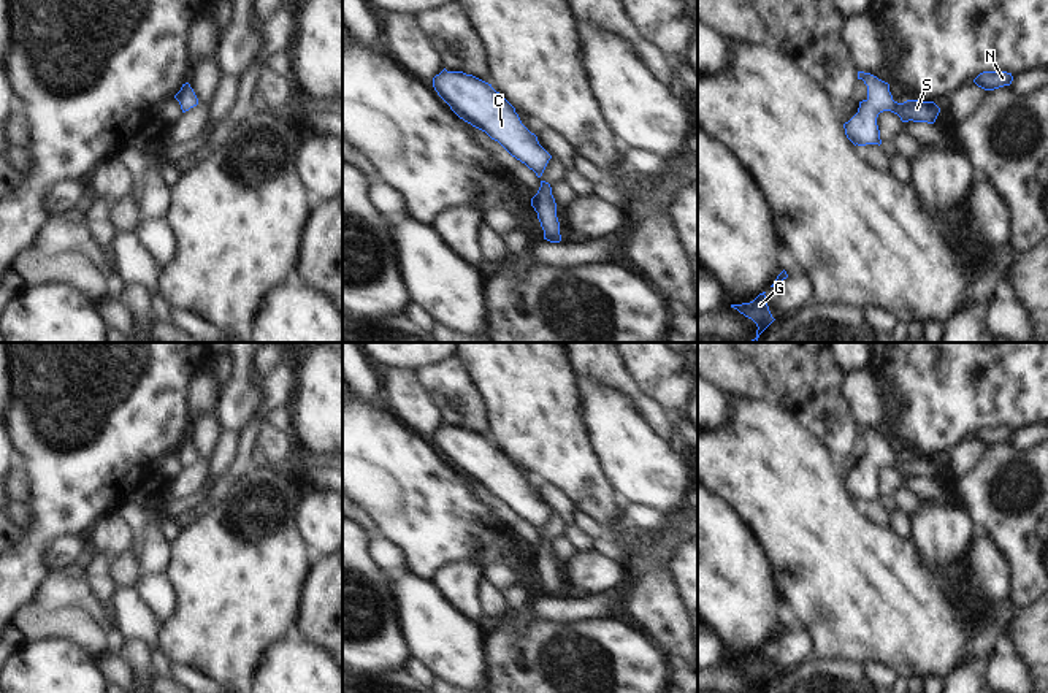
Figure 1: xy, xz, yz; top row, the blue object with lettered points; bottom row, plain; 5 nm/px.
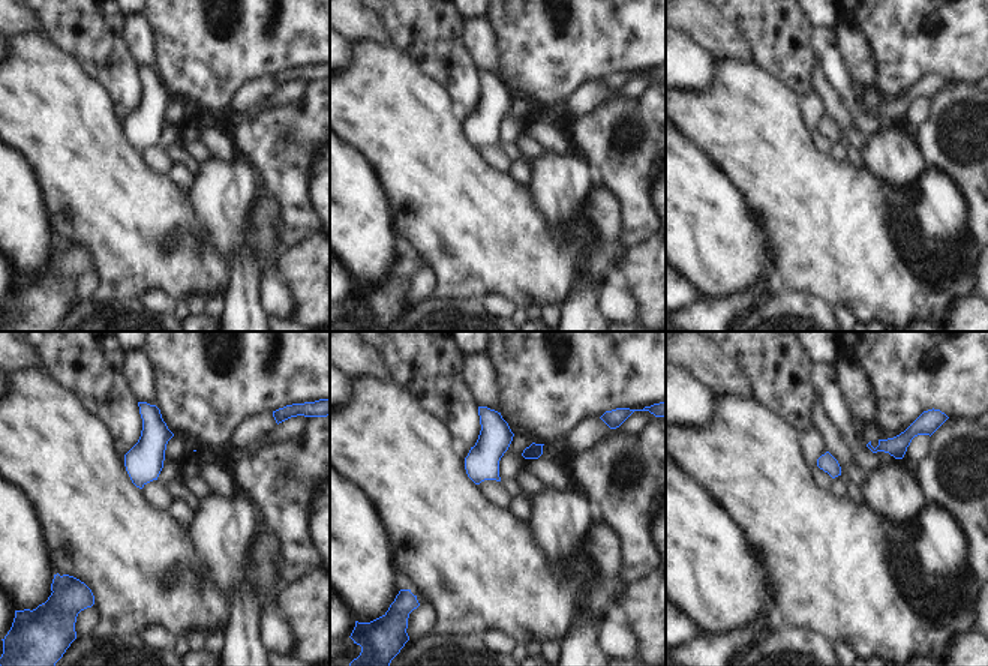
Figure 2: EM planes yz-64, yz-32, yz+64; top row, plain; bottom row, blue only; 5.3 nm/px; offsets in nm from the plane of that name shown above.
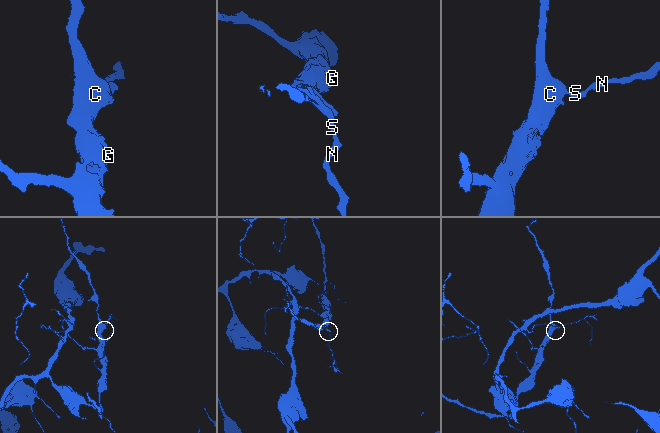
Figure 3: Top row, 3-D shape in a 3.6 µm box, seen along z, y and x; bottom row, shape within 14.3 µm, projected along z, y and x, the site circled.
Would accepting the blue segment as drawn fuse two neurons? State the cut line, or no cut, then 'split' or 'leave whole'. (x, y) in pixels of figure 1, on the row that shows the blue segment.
cut none; leave whole

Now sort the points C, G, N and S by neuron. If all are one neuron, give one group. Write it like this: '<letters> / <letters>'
C G N S

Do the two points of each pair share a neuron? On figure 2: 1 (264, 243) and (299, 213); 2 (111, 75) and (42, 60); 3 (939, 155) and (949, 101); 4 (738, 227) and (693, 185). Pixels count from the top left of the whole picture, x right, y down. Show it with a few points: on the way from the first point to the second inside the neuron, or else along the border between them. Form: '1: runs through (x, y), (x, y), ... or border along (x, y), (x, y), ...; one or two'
1: border along (270, 195), (279, 206), (279, 237), (287, 248); two
2: border along (56, 45), (108, 92); two
3: runs through (949, 141), (949, 114); one
4: runs through (726, 222), (700, 197); one

